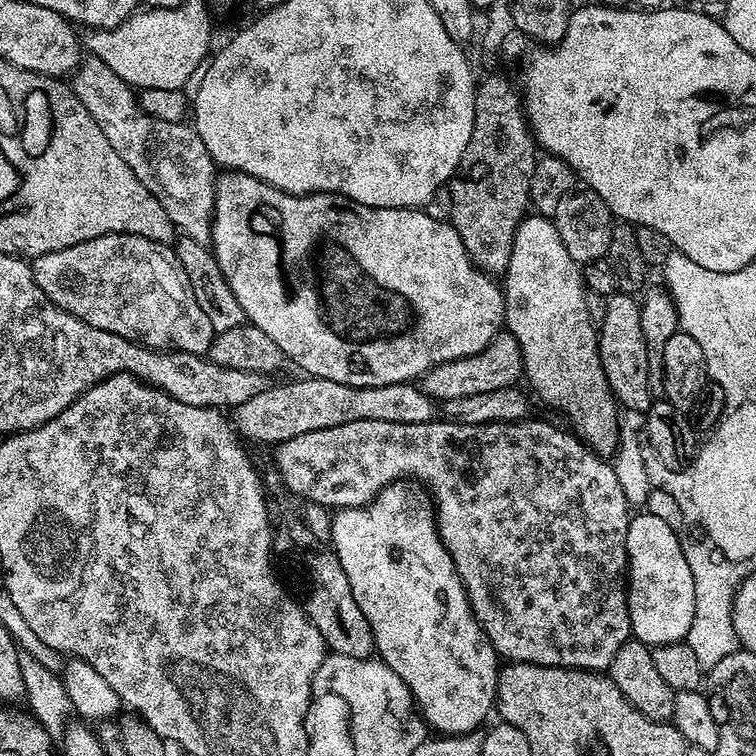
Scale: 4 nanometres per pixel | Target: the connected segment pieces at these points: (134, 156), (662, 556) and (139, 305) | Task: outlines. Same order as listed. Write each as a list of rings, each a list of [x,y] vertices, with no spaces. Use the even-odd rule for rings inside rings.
[[[89,55],[80,67],[71,73],[70,87],[72,93],[78,98],[78,102],[82,102],[82,106],[86,106],[86,110],[90,110],[94,122],[98,122],[98,126],[102,126],[102,134],[106,134],[110,146],[114,146],[114,150],[118,150],[122,162],[126,162],[126,166],[130,166],[130,170],[134,170],[134,174],[142,182],[142,186],[146,186],[146,190],[150,190],[150,194],[154,194],[154,198],[158,198],[158,202],[162,202],[162,206],[170,214],[170,222],[174,222],[176,229],[183,235],[194,238],[194,242],[211,245],[212,211],[216,197],[218,168],[212,163],[210,154],[195,127],[188,125],[187,128],[187,123],[184,122],[162,122],[158,118],[146,114],[140,108],[140,101],[132,85],[126,83],[122,78],[118,78],[114,74],[114,70],[110,70],[110,66],[106,66],[106,62],[102,62],[94,55]]]
[[[652,512],[633,515],[626,530],[626,554],[632,636],[649,646],[681,643],[688,635],[690,622],[694,622],[698,601],[694,592],[694,574],[690,574],[677,529],[672,529],[662,517]]]
[[[106,234],[102,238],[90,238],[90,242],[78,242],[78,246],[66,246],[66,250],[54,250],[31,261],[34,282],[62,310],[74,314],[82,322],[98,330],[110,330],[135,344],[145,344],[157,352],[189,352],[204,356],[212,345],[213,331],[210,318],[198,306],[194,290],[186,278],[186,270],[166,253],[165,245],[150,242],[134,234]]]

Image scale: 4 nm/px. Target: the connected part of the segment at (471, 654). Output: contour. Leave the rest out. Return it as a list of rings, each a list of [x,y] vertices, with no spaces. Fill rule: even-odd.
[[[399,483],[390,484],[369,504],[339,509],[333,515],[330,547],[346,572],[354,602],[366,614],[376,643],[375,655],[406,682],[425,724],[445,736],[475,732],[494,712],[498,657],[472,613],[464,583],[436,529],[433,509],[427,503],[408,504],[408,492],[400,487]]]

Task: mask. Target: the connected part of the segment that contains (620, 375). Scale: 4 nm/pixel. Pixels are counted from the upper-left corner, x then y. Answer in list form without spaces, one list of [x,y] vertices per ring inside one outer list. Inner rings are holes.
[[[617,291],[615,296],[608,297],[606,318],[598,326],[598,339],[600,342],[600,370],[606,374],[609,393],[616,399],[621,409],[629,408],[632,412],[647,414],[654,398],[648,389],[648,352],[646,341],[642,334],[641,301],[635,295]]]

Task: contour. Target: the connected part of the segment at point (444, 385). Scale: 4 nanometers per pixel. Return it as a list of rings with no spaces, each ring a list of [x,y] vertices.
[[[502,330],[485,348],[478,350],[478,354],[434,366],[425,376],[420,377],[418,387],[434,402],[443,402],[469,397],[470,394],[486,394],[490,390],[511,388],[517,383],[516,379],[524,375],[524,359],[518,342],[512,332]]]

